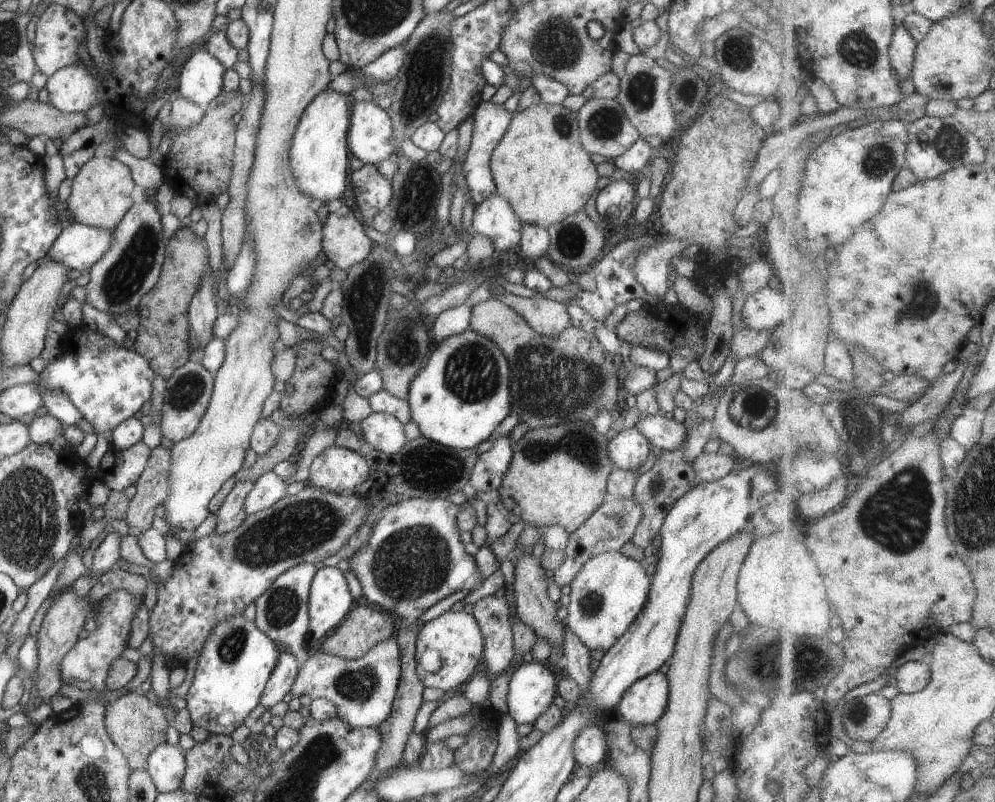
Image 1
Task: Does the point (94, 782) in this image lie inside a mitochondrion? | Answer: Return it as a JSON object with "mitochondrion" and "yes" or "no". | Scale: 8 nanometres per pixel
{"mitochondrion":"yes"}

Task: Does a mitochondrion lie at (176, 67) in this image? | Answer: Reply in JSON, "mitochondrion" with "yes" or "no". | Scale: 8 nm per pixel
{"mitochondrion":"no"}

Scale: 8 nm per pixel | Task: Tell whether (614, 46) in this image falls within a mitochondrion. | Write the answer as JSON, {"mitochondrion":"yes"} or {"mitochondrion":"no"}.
{"mitochondrion":"no"}

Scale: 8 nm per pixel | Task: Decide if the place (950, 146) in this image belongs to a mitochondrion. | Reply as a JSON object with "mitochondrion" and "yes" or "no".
{"mitochondrion":"yes"}

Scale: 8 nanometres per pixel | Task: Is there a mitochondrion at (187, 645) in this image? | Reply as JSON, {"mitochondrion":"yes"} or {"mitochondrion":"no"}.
{"mitochondrion":"no"}

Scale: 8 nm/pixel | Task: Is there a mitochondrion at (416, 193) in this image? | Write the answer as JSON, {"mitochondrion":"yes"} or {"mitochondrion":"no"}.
{"mitochondrion":"yes"}

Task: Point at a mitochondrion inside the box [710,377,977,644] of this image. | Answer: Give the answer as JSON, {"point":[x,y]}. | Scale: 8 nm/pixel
{"point":[896,518]}

